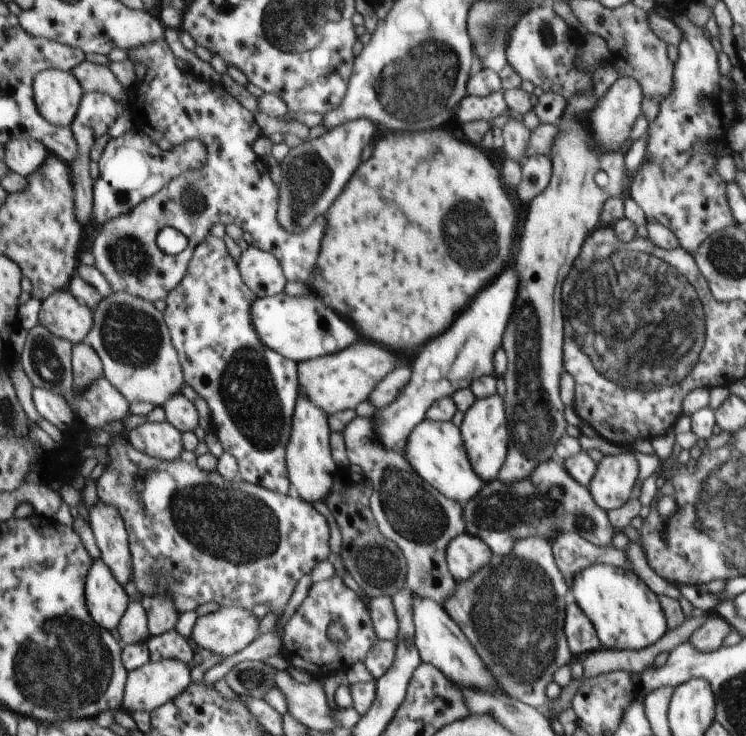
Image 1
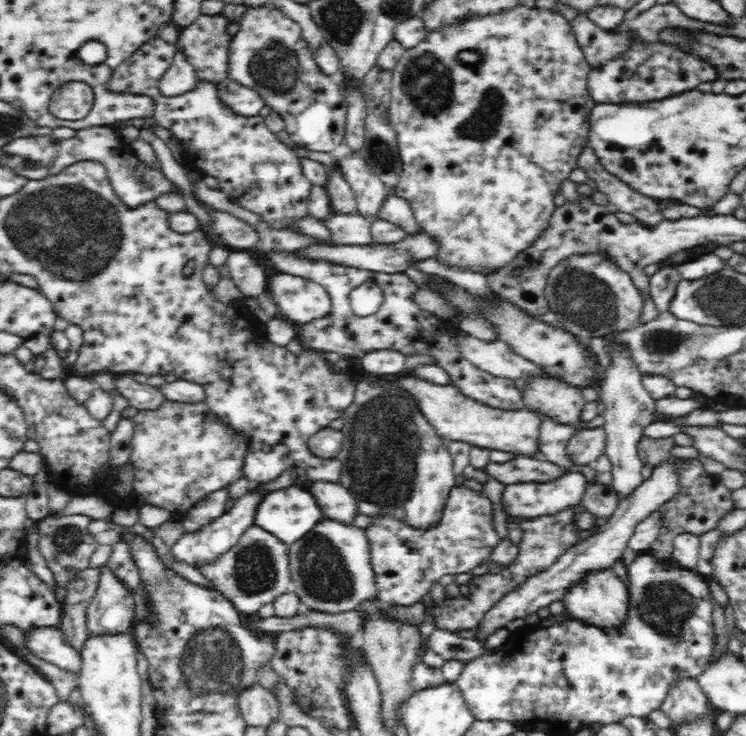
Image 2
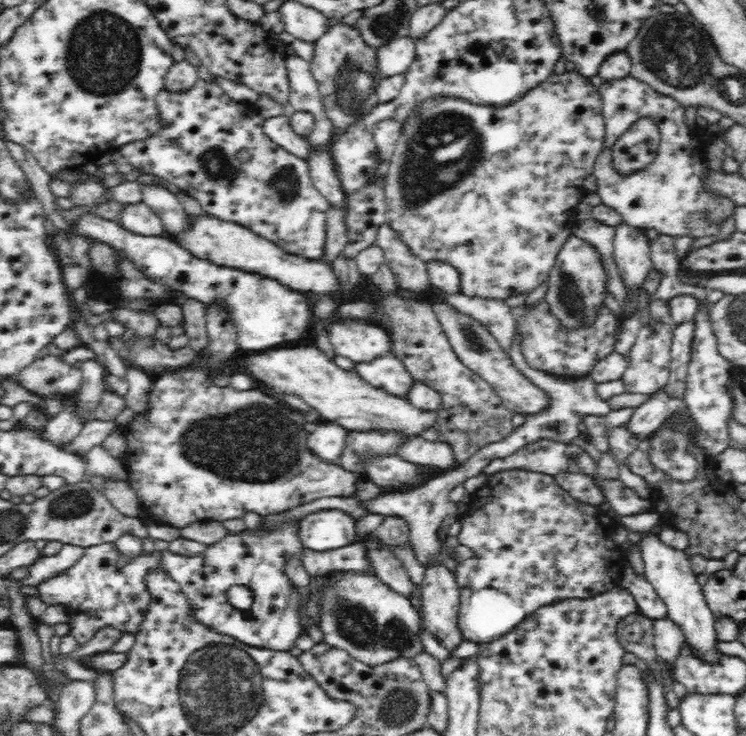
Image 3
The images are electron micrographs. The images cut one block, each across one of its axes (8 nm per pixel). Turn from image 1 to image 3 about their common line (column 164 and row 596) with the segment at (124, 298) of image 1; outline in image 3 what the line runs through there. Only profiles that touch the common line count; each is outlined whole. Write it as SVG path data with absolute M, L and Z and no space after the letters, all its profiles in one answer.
M333 570L323 578L326 582L320 586L320 606L317 608L319 623L324 642L330 646L349 652L352 657L368 664L375 665L392 660L397 656L415 658L415 654L423 649L420 637L417 635L422 628L415 606L409 598L393 590L376 575L370 572L356 570Z

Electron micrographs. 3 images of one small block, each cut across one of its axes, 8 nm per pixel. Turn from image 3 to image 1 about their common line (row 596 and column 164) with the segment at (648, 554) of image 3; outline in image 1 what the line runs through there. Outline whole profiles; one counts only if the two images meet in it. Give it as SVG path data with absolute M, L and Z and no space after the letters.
M163 659L161 662L150 661L145 666L137 668L137 671L131 670L127 686L125 686L123 710L128 714L138 711L151 713L171 700L176 700L179 696L184 695L194 683L192 668L191 663L184 664L179 660Z

